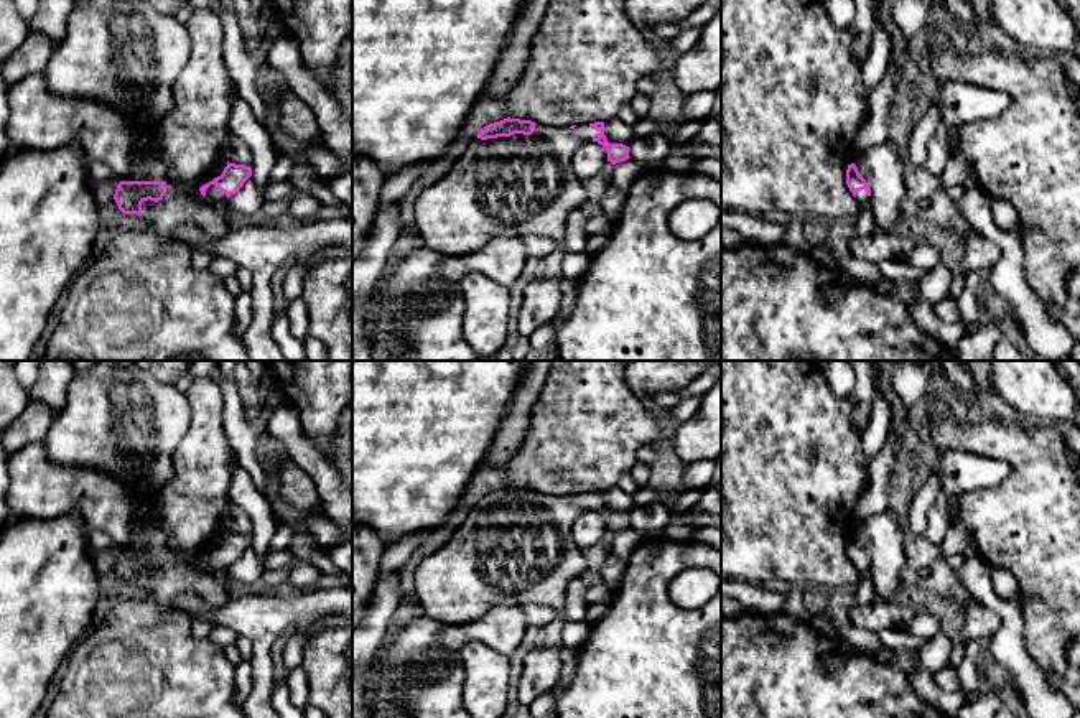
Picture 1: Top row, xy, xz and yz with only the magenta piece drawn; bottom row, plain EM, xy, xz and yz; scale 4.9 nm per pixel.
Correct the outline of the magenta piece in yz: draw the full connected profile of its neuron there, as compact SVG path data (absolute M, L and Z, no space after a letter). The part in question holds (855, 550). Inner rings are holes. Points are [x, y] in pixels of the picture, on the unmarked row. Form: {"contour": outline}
{"contour": "M854 532L848 534L846 553L861 573L861 580L854 588L850 590L848 599L851 604L868 604L873 598L873 583L869 578L871 558Z"}

